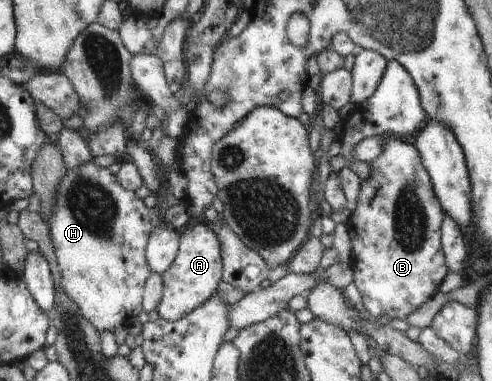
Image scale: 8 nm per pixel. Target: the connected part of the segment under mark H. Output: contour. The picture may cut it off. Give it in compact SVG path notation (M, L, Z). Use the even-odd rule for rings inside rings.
M93 158L84 164L78 165L75 170L67 169L62 175L57 189L55 190L55 197L53 205L51 206L51 213L47 218L47 226L49 228L50 238L54 247L54 254L61 270L61 286L64 292L75 302L78 306L82 316L90 321L99 332L114 331L114 328L123 325L129 325L136 321L136 316L143 310L143 288L146 280L150 276L151 270L148 266L145 257L145 248L152 232L152 225L150 225L150 217L148 216L149 208L144 205L144 201L136 195L134 191L126 190L119 182L118 179L110 173L108 168L96 165Z

